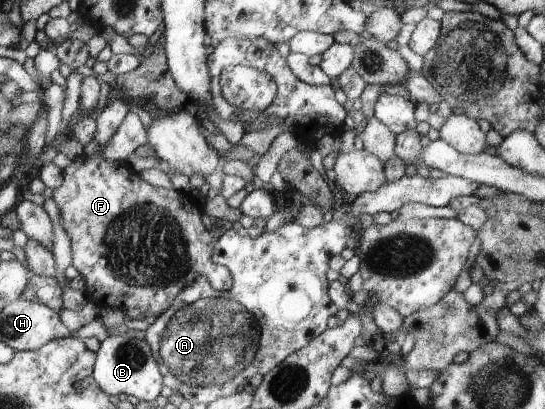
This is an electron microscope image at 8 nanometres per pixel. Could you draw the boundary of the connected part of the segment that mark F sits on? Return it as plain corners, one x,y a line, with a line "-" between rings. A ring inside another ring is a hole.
78,156
69,166
63,169
63,182
61,186
50,190
47,194
50,195
57,203
60,210
63,228
70,238
72,246
72,265
85,278
84,294
89,301
96,304
98,307
113,307
114,309
139,308
143,312
161,315
165,312
182,290
192,284
195,279
200,276
206,276
210,284
220,291
230,289
233,284
233,277
230,269
223,265
215,264
215,260
211,260
211,254
214,254
213,248
224,233
223,228
218,225
205,228
203,220
201,220
201,212
197,210
197,200
191,202
189,195
181,194
181,192
172,189
164,189
163,187
154,187
153,185
143,181
139,174
132,170
126,163
118,161
108,161
102,156

